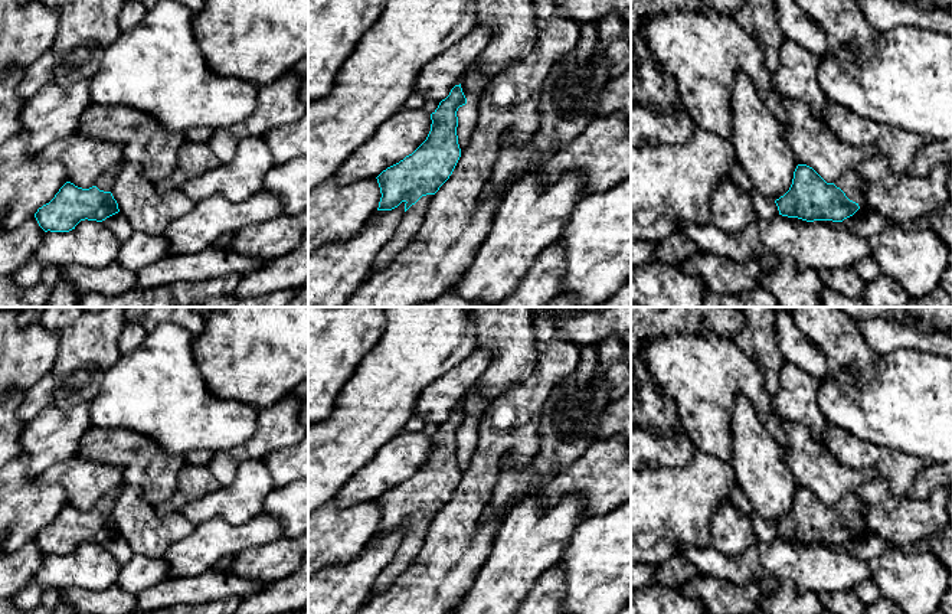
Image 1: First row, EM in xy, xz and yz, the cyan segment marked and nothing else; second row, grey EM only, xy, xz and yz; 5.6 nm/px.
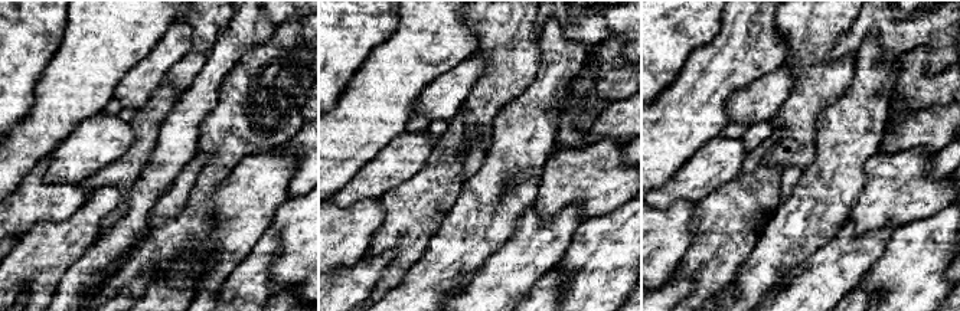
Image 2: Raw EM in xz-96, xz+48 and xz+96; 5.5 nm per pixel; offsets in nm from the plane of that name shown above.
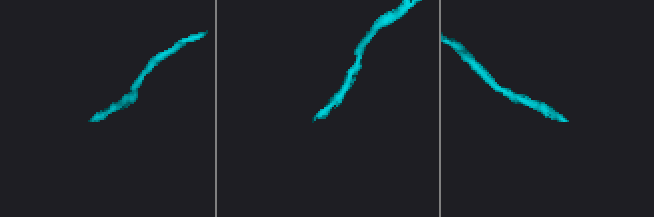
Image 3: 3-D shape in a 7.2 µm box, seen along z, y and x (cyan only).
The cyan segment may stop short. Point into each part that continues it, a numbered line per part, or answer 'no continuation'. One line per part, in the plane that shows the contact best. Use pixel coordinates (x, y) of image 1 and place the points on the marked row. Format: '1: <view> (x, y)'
1: xz (412, 219)

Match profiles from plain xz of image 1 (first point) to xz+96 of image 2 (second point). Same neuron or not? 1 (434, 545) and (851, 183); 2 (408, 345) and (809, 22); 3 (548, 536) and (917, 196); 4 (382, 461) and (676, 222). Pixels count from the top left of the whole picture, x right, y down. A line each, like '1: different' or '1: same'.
1: same
2: different
3: different
4: different

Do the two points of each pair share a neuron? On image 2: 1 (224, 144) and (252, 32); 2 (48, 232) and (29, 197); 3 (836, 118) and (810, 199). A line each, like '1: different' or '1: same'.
1: different
2: different
3: same

